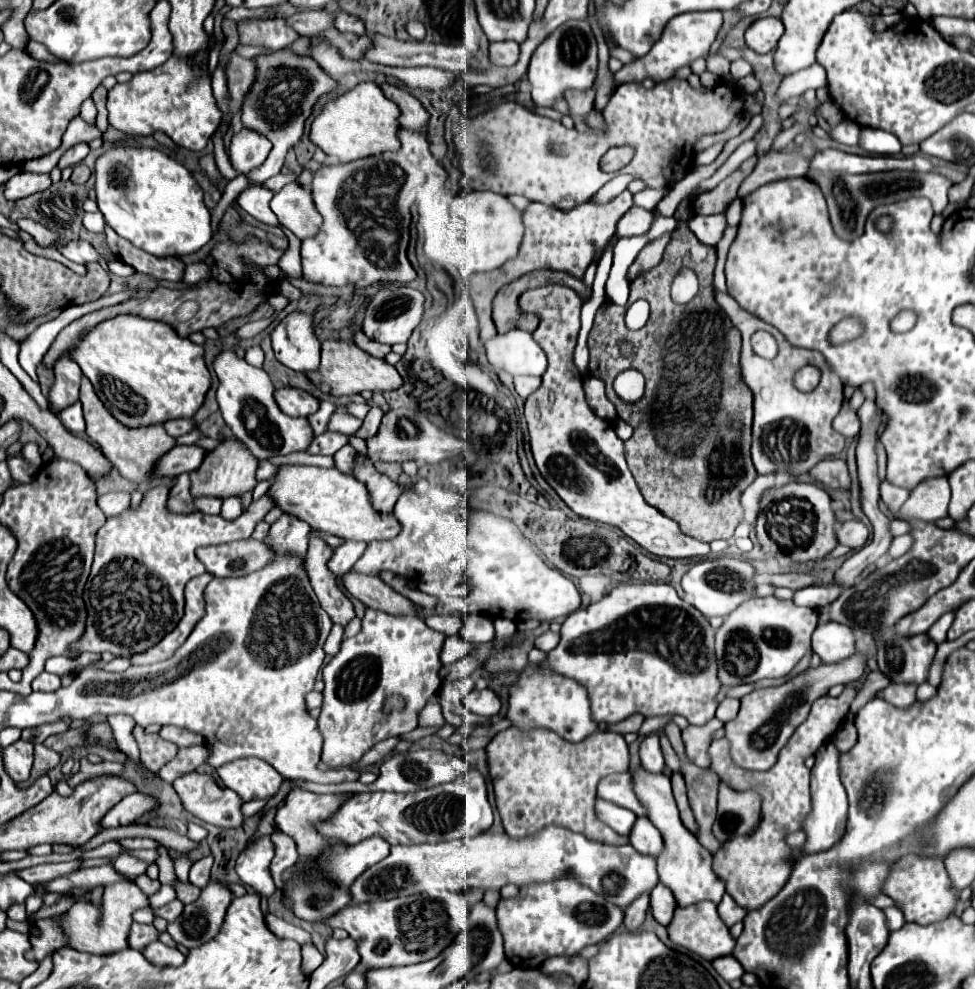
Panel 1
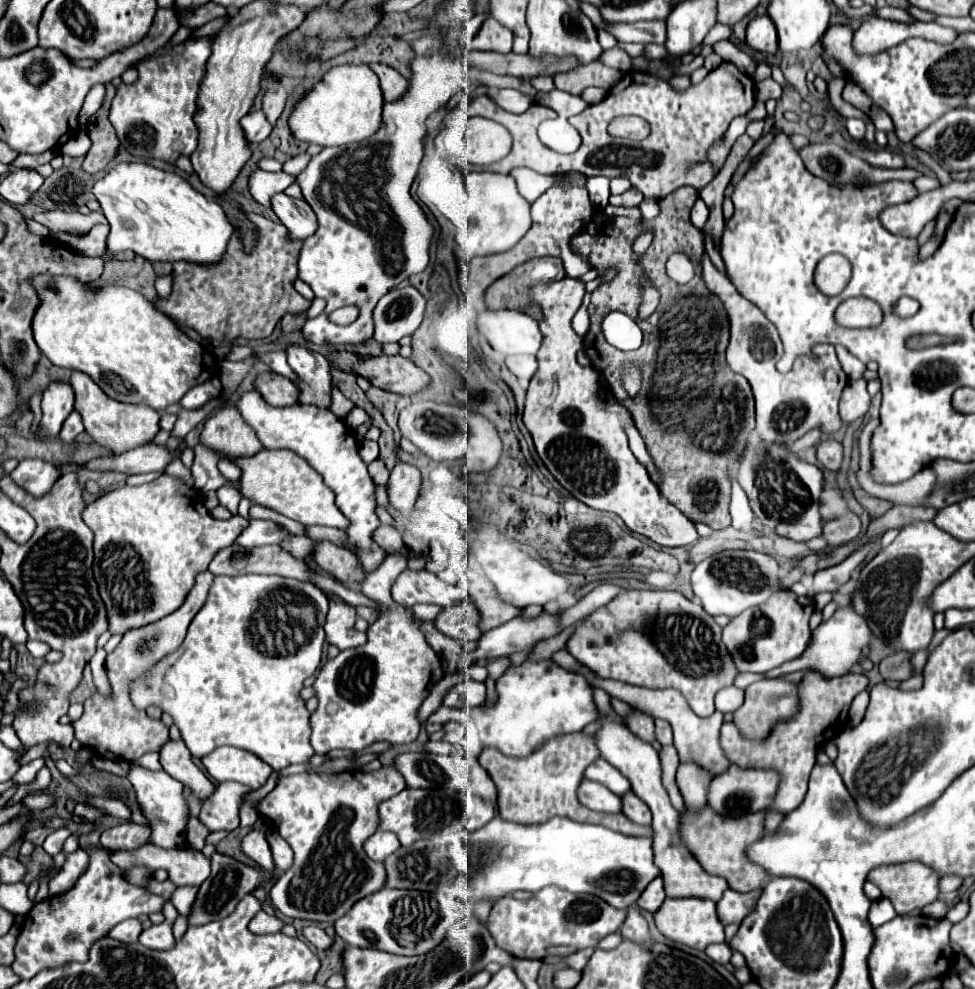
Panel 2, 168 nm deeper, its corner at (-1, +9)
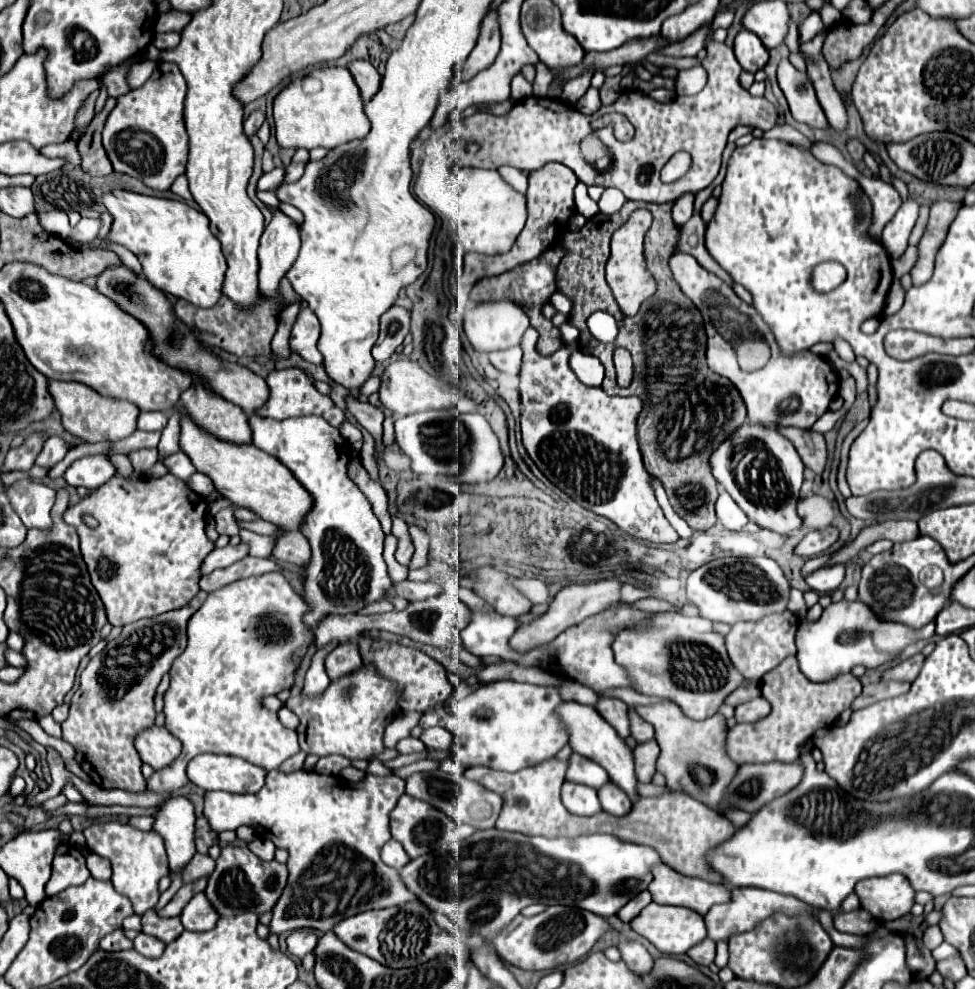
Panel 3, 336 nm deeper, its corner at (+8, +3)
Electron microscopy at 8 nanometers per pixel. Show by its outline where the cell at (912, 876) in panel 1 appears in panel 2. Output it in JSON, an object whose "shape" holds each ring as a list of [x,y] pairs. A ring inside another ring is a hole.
{"shape":[[[902,862],[902,864],[884,864],[874,870],[870,870],[868,880],[876,884],[882,890],[882,896],[888,898],[894,904],[894,910],[898,914],[910,914],[914,910],[922,910],[926,904],[932,904],[940,896],[940,874],[934,872],[934,868],[922,864],[922,862]]]}

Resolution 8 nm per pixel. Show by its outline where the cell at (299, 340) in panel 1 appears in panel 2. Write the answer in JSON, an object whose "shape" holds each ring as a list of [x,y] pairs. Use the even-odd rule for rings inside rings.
{"shape":[[[290,344],[286,348],[288,364],[298,374],[300,404],[330,408],[330,364],[318,352],[306,346]]]}

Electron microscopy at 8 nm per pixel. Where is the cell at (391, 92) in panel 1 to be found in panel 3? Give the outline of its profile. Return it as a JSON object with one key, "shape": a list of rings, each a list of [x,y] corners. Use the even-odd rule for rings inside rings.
{"shape":[[[351,60],[349,62],[349,72],[353,74],[357,88],[361,92],[361,100],[369,102],[371,96],[379,90],[381,84],[381,74],[375,70],[375,66],[367,60]]]}

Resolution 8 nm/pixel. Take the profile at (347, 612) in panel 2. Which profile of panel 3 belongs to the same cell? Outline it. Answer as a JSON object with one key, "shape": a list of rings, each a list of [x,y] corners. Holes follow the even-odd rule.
{"shape":[[[347,642],[347,644],[341,644],[339,648],[333,648],[325,658],[325,672],[331,680],[343,678],[345,674],[353,674],[361,666],[363,662],[355,642]]]}

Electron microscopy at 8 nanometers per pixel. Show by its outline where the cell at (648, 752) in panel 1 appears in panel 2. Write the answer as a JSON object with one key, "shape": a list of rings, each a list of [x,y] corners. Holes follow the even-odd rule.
{"shape":[[[634,712],[632,716],[626,718],[626,724],[630,728],[630,732],[634,732],[640,740],[652,744],[656,740],[654,736],[654,718],[648,716],[648,714],[642,714],[642,712]]]}

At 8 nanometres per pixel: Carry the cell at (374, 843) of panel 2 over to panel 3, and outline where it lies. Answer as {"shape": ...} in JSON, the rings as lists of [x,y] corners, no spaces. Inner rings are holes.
{"shape":[[[389,840],[383,850],[381,850],[381,860],[387,864],[387,866],[393,866],[393,868],[401,868],[405,866],[405,862],[411,862],[411,858],[407,856],[407,852],[403,850],[403,846],[397,842],[397,840]]]}

